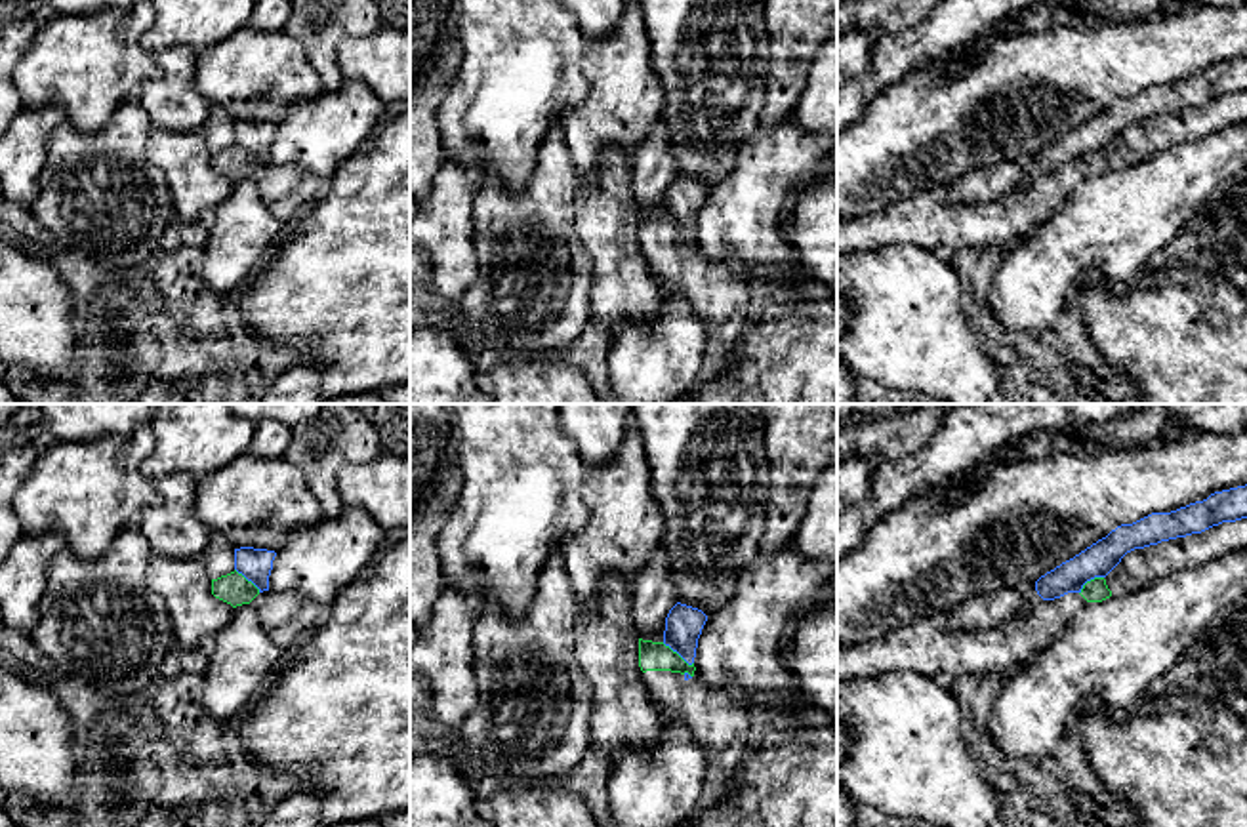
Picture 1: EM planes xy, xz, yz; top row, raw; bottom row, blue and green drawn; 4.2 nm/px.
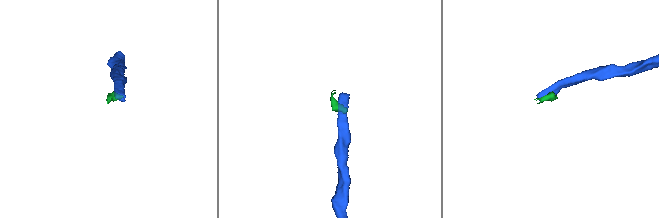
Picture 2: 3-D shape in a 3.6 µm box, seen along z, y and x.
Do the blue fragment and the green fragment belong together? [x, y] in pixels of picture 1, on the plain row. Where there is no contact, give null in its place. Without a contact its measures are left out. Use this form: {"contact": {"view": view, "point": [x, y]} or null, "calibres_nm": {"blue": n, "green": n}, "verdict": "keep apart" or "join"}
{"contact": {"view": "xz", "point": [677, 225]}, "calibres_nm": {"blue": 160, "green": 130}, "verdict": "keep apart"}

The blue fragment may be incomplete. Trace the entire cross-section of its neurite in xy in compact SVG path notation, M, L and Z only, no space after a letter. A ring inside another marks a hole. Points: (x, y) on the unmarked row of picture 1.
M240 120L235 122L235 143L263 166L269 164L269 149L275 130L275 124Z

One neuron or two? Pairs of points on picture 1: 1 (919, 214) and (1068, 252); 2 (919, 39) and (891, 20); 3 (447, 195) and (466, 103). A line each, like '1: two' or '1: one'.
1: two
2: two
3: two

